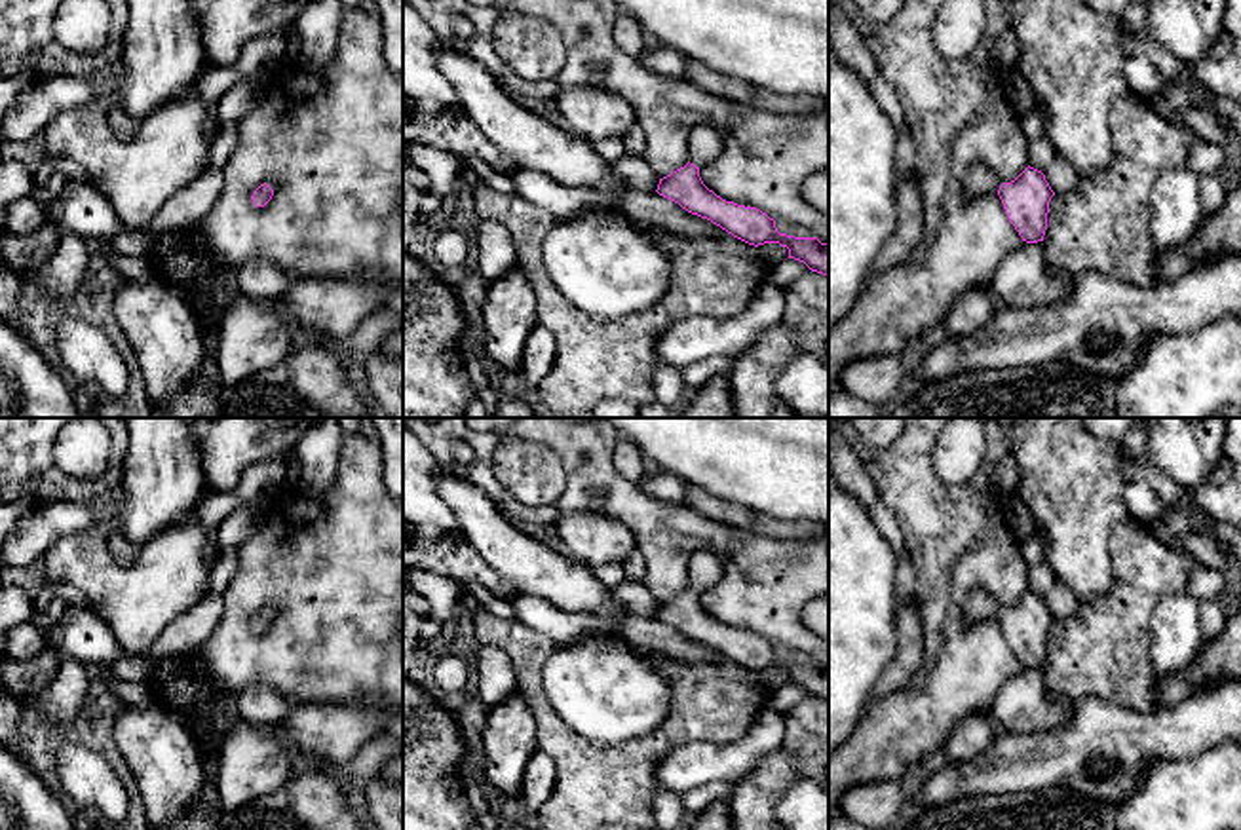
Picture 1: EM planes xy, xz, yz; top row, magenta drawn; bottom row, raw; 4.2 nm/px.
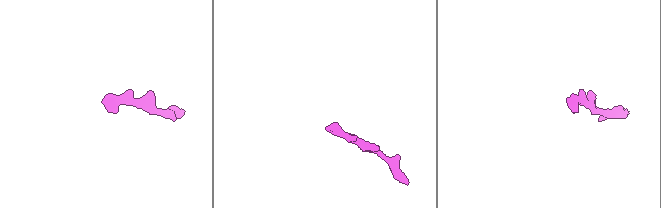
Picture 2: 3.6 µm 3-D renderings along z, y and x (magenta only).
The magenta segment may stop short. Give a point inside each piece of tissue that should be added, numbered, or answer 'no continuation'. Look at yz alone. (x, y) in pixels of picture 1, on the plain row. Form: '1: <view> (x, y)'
1: yz (981, 604)

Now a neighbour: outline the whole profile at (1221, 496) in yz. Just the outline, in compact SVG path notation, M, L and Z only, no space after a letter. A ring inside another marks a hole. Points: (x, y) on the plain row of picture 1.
M1228 418L1220 462L1211 479L1192 492L1192 503L1216 522L1241 528L1241 418Z

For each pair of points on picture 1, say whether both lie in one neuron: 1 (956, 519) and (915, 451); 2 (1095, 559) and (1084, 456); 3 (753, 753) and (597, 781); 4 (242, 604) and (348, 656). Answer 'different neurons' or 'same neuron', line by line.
1: same neuron
2: same neuron
3: different neurons
4: same neuron

